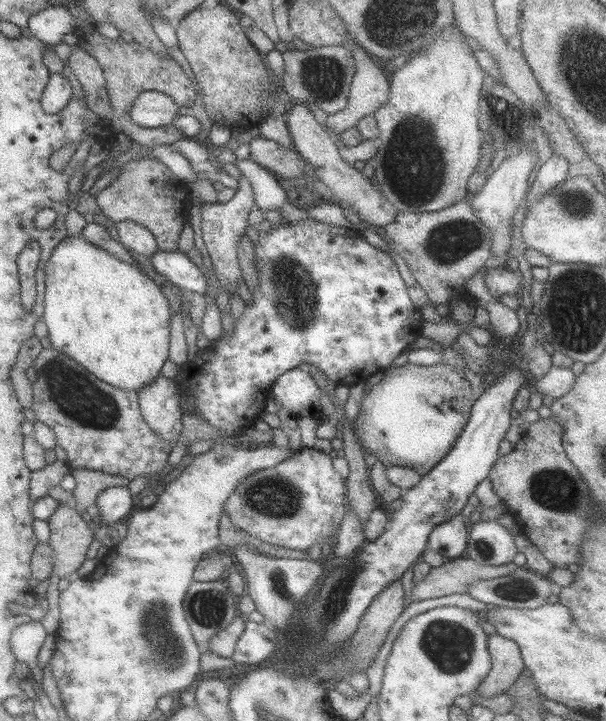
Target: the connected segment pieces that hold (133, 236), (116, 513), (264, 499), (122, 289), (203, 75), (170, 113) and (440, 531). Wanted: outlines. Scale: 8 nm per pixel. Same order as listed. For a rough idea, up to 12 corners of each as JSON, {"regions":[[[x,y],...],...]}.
{"regions":[[[138,222],[115,226],[119,241],[150,258],[158,250],[155,236]],[[128,486],[103,490],[93,510],[107,524],[128,520],[137,506]],[[302,447],[224,503],[260,543],[308,550],[348,511],[330,455]],[[81,235],[46,261],[52,348],[139,392],[169,358],[162,286]],[[226,5],[175,27],[208,117],[263,122],[270,79]],[[146,90],[128,116],[144,128],[170,125],[180,107],[160,91]],[[459,516],[436,525],[427,549],[465,556],[471,525]]]}

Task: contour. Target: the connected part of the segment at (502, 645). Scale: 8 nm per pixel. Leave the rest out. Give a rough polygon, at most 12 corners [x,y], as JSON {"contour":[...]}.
{"contour":[[492,634],[492,670],[477,692],[506,693],[526,666],[513,640]]}

